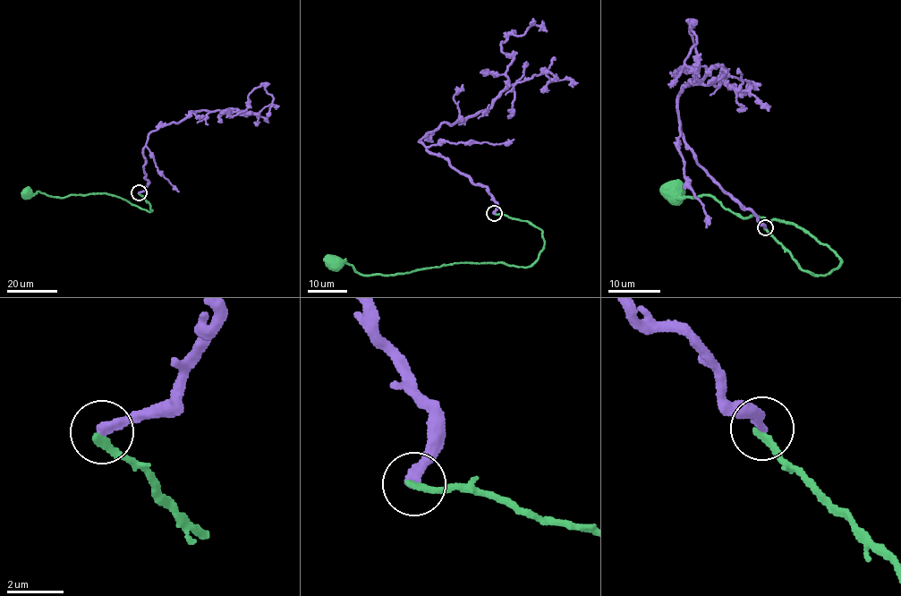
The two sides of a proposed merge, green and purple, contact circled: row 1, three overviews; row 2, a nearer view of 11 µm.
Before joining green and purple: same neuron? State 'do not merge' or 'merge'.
do not merge

